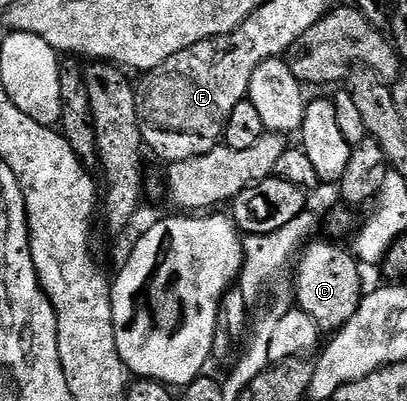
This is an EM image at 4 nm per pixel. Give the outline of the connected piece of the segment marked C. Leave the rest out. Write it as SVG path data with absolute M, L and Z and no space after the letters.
M307 243L297 257L298 273L294 276L293 295L300 311L308 314L312 322L316 322L319 333L333 334L350 321L360 306L364 295L363 269L359 261L349 251L346 253L340 245L314 243Z

